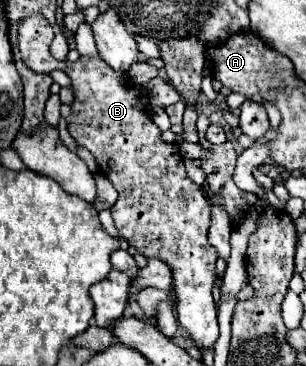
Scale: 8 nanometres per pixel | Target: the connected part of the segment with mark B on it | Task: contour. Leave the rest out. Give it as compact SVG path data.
M29 16L19 26L19 50L23 54L25 64L35 70L49 74L51 70L63 70L71 78L71 88L75 94L75 102L71 104L71 112L75 116L69 118L69 134L79 146L85 146L97 160L97 166L101 174L107 176L107 180L115 186L119 192L117 204L111 208L113 222L119 230L119 234L129 242L129 246L137 248L139 254L145 258L159 258L163 260L171 272L173 272L173 288L177 292L177 318L179 324L189 332L191 340L197 344L197 348L211 348L219 336L217 328L217 308L211 296L213 284L215 284L215 262L217 252L207 240L209 230L209 212L211 204L207 202L203 188L197 186L187 178L183 158L175 144L169 144L161 138L161 130L151 120L151 106L149 96L139 96L135 92L133 84L123 80L127 74L115 72L113 68L107 68L107 64L97 56L91 60L83 60L77 68L71 68L71 62L59 62L49 54L49 46L53 42L53 28L43 16Z

